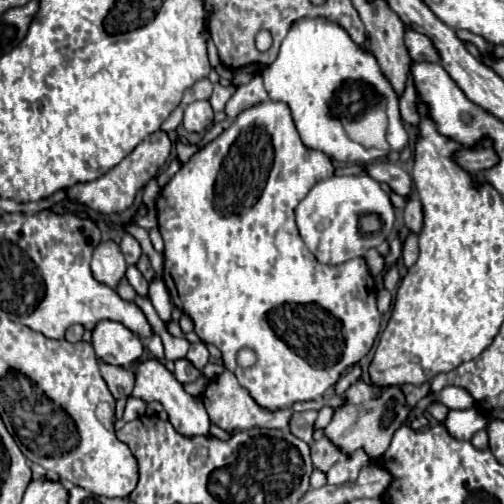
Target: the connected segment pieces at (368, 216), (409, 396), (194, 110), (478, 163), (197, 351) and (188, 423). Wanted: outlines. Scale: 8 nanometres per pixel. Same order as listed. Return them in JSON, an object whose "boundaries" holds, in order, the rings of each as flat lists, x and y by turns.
{"boundaries":[[[334,175,330,179,318,181,310,193,300,201,300,205,296,207,296,225,300,229,300,235,306,243,306,247,312,251,312,255,320,261,320,263,328,263,328,265,340,265,348,259,354,257,362,257,368,249,378,247,380,243,384,243,388,239,388,235,392,233,392,225,394,225,394,207,390,203,390,197,386,191,382,191,380,183,374,181,368,175]],[[422,383,422,385,404,385,404,393,406,393,406,401,410,405,416,405,420,399,424,399,430,393,430,383]],[[194,101,184,109,184,129,186,131,206,131,212,125,212,107,208,101]],[[464,149,456,153,456,159,460,163,460,167,464,167,466,171,478,173,484,171,488,167,496,167,496,163,500,163,500,157,496,155,494,149]],[[192,343,190,345,190,351,186,355,186,359,196,367,196,369,204,369,204,365,210,361,210,355,208,355,208,349,204,343]],[[158,359,138,361,138,365,136,365,136,387,132,391,132,397,152,399,152,401,162,403,162,407,166,409,166,413,170,417,170,423,182,435,208,435,210,419,208,419,208,413,204,411,202,399,192,397,190,393,186,393,184,385]]]}

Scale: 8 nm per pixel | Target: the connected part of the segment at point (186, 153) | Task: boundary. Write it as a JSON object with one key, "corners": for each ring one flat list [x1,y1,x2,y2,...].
{"corners":[[179,139,175,141,178,159,182,164,188,162,188,160,199,150,197,145,188,146,182,144]]}

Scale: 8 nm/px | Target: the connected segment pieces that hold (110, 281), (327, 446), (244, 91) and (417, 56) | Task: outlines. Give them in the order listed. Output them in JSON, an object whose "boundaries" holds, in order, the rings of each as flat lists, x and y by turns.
{"boundaries":[[[102,241,92,255,92,275,96,281,116,289,126,273,126,261,114,241]],[[326,437,314,441,314,443,310,445,310,449,312,449,312,463,314,463,314,467,316,467,318,471,322,471,322,473,328,473,328,469,330,469,330,467,338,461,338,457,340,457,340,451,338,451]],[[254,77,248,85,238,85,234,95,230,97,230,101,226,103,226,115,228,119,236,119,236,115,260,101,266,101,268,99,268,93,262,85,262,79,260,77]],[[406,29,404,41,406,41,406,49,408,49,412,61,416,61,416,63,438,63,440,61,438,51,434,49,432,41,426,35,422,35,414,29]]]}

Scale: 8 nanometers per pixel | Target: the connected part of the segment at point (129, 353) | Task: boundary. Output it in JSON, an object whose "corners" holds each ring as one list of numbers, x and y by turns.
{"corners":[[108,319,96,323,92,331,92,347,104,363,120,367,132,367,144,349,136,333,128,331,122,323]]}

